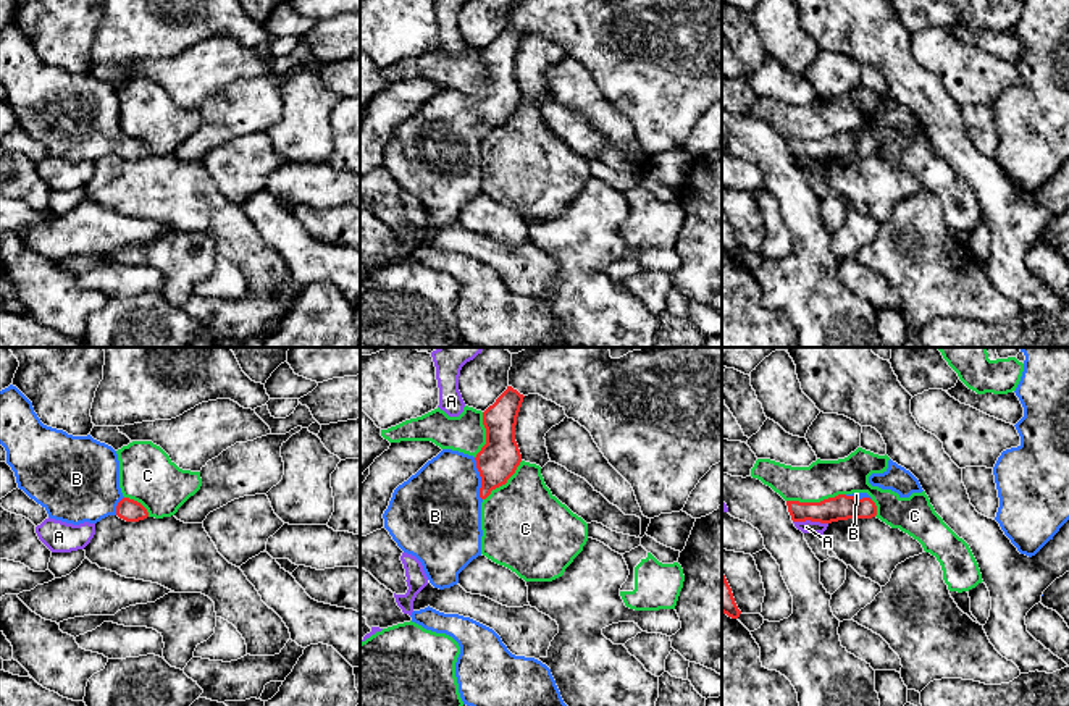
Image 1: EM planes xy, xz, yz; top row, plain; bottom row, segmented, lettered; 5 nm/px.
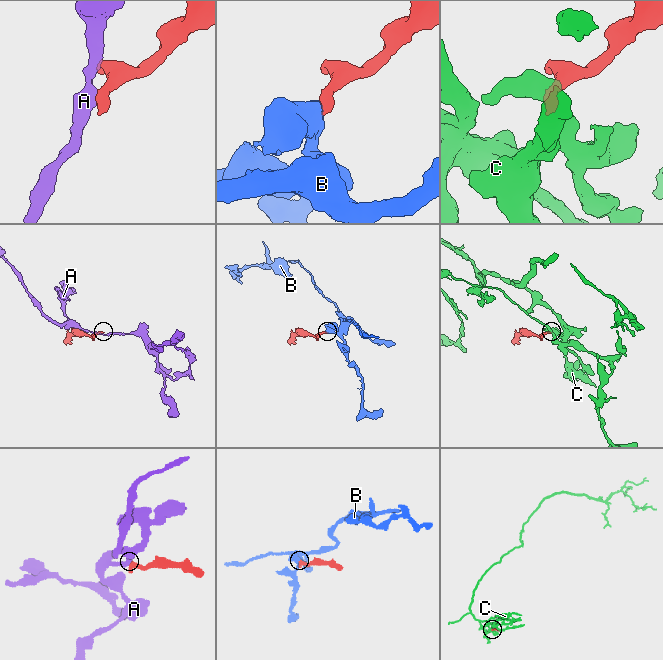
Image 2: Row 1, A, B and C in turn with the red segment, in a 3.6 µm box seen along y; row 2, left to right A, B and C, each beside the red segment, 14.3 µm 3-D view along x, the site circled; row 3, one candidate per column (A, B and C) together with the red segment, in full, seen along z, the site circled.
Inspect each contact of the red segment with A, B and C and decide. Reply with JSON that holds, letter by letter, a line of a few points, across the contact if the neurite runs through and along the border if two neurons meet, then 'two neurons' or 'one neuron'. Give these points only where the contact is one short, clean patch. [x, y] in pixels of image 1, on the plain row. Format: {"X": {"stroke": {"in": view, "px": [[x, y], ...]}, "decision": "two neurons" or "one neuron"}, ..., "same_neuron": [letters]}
{"A": {"stroke": {"in": "yz", "px": [[793, 159], [819, 159], [827, 162]]}, "decision": "two neurons"}, "B": {"stroke": {"in": "xz", "px": [[499, 96], [482, 117], [465, 118], [440, 144]]}, "decision": "one neuron"}, "C": {"decision": "two neurons"}, "same_neuron": ["B"]}

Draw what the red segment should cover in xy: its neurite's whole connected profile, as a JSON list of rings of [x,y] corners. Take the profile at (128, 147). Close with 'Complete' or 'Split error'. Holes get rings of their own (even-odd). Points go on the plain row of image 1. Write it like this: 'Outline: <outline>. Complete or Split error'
Outline: [[[13,23],[0,29],[0,82],[6,89],[6,102],[15,110],[18,126],[40,142],[50,157],[79,163],[97,162],[108,153],[126,160],[149,155],[140,141],[123,134],[119,99],[111,84],[90,73],[73,74],[44,63],[32,40]]]. Split error

